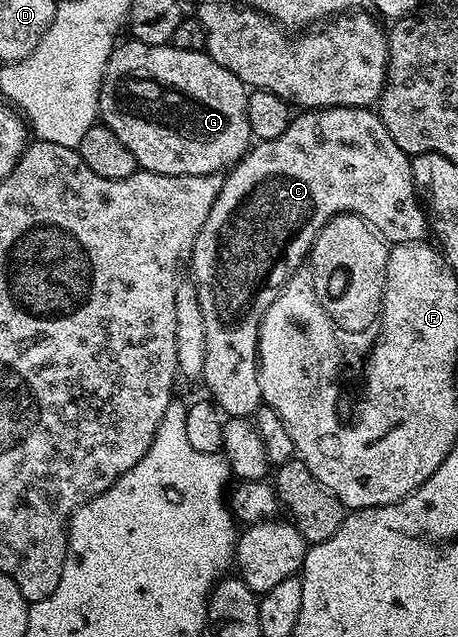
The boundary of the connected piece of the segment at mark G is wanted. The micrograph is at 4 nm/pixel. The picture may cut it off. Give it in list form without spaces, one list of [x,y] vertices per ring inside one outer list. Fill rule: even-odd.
[[[127,39],[124,45],[123,42],[116,44],[115,50],[111,53],[111,58],[107,61],[101,91],[99,92],[98,120],[107,125],[109,131],[113,131],[113,135],[117,135],[117,139],[121,139],[121,143],[125,143],[125,147],[129,147],[129,151],[133,151],[133,159],[140,170],[148,173],[169,175],[170,177],[173,175],[223,173],[228,167],[234,166],[235,162],[240,161],[244,153],[253,144],[251,128],[249,127],[249,115],[247,114],[248,92],[248,86],[244,85],[241,79],[237,79],[237,75],[233,75],[233,71],[225,71],[225,67],[221,67],[221,63],[214,61],[206,51],[201,53],[197,51],[181,51],[177,47],[170,45],[170,43],[149,46],[141,41]]]

